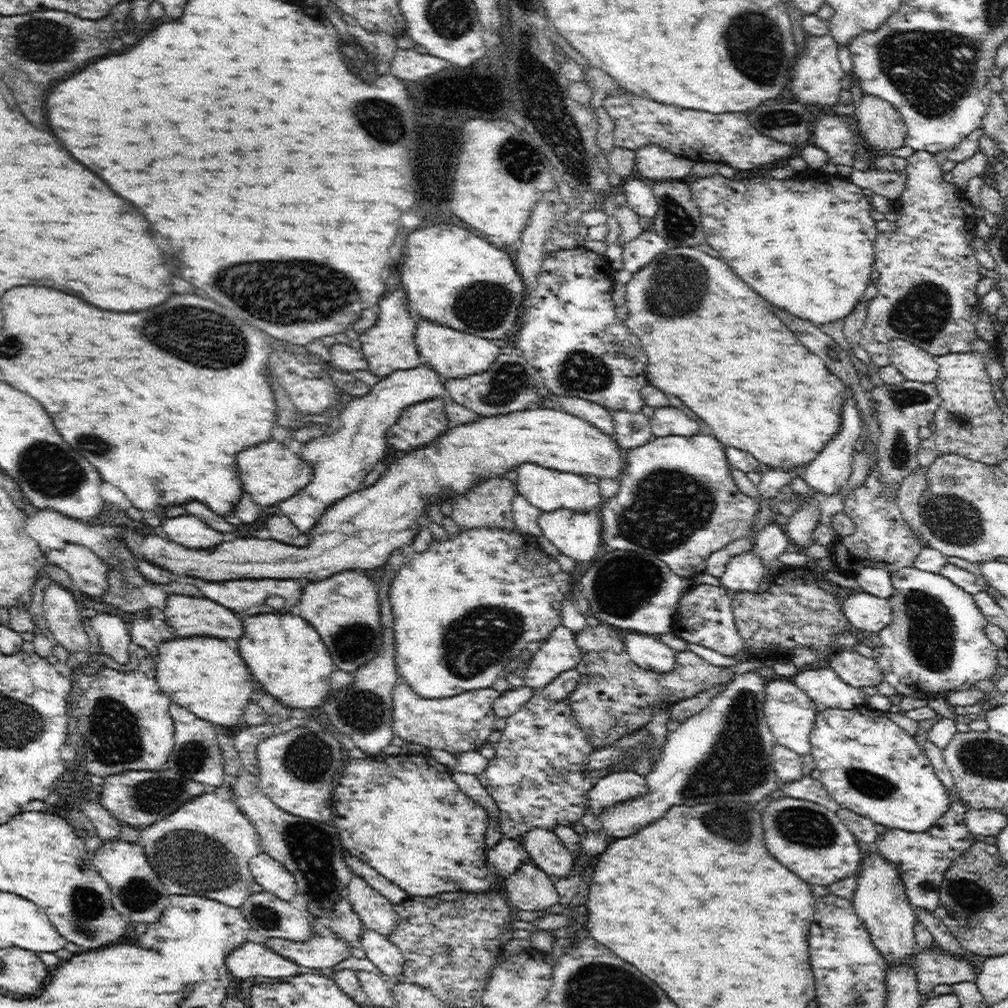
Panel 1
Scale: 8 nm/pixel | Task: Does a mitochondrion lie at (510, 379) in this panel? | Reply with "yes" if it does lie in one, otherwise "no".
yes

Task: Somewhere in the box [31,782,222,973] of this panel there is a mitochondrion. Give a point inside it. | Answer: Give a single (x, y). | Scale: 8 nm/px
(87, 905)

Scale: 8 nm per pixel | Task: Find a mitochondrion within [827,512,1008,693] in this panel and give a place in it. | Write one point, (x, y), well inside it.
(931, 626)

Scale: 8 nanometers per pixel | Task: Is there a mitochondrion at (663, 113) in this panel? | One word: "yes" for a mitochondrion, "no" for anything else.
no

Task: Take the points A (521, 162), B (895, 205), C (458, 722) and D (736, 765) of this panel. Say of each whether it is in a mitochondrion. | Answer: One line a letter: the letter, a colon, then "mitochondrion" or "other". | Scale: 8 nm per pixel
A: mitochondrion
B: other
C: other
D: mitochondrion

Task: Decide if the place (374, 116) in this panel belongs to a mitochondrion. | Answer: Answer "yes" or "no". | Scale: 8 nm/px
yes

